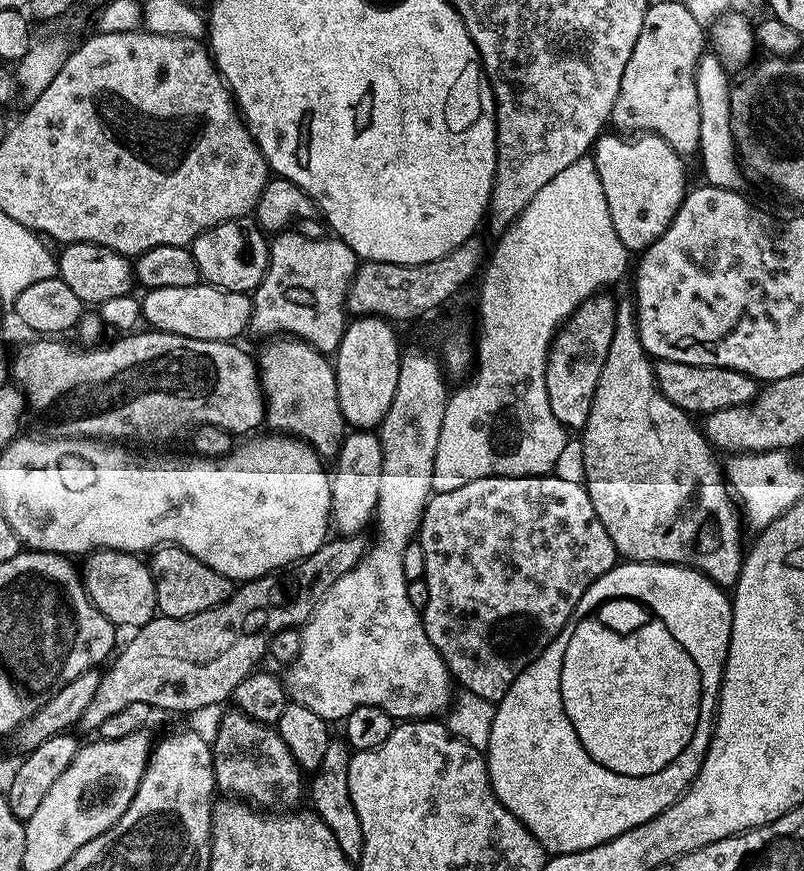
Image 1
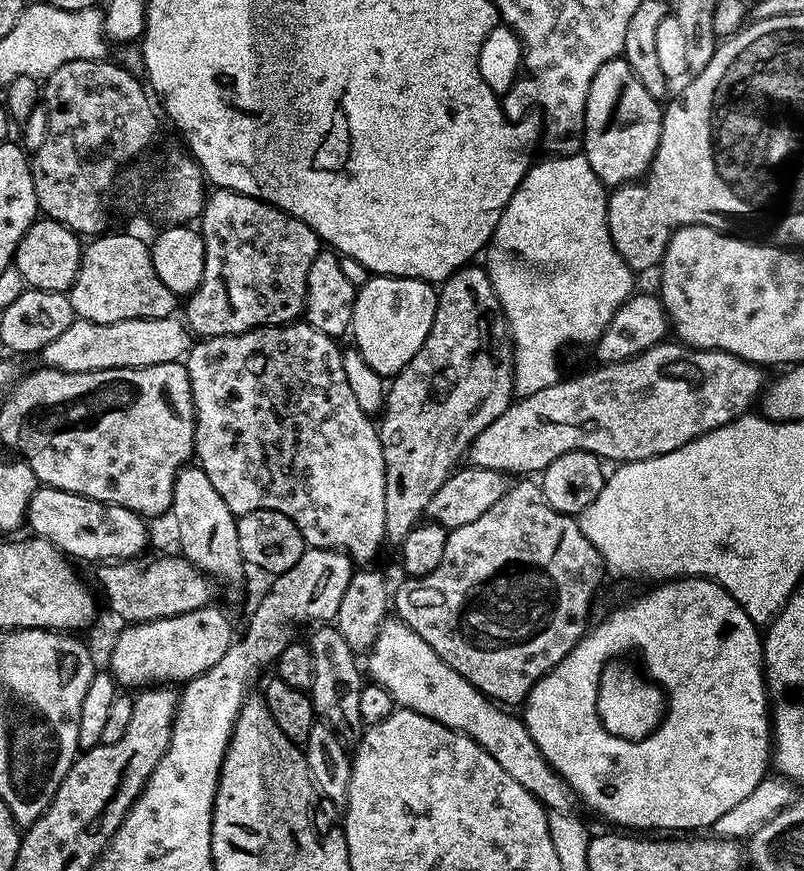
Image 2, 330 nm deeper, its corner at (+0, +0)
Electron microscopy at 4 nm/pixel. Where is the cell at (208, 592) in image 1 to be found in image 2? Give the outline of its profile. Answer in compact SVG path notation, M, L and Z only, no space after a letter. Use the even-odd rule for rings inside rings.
M47 486L37 487L36 493L30 498L26 524L27 527L33 528L31 531L37 537L49 540L55 546L57 552L71 558L73 561L119 562L130 560L139 557L143 553L140 551L148 544L148 528L144 525L147 524L145 517L139 516L138 513L117 504L103 504L94 498L86 498L82 494L74 494L73 492Z

